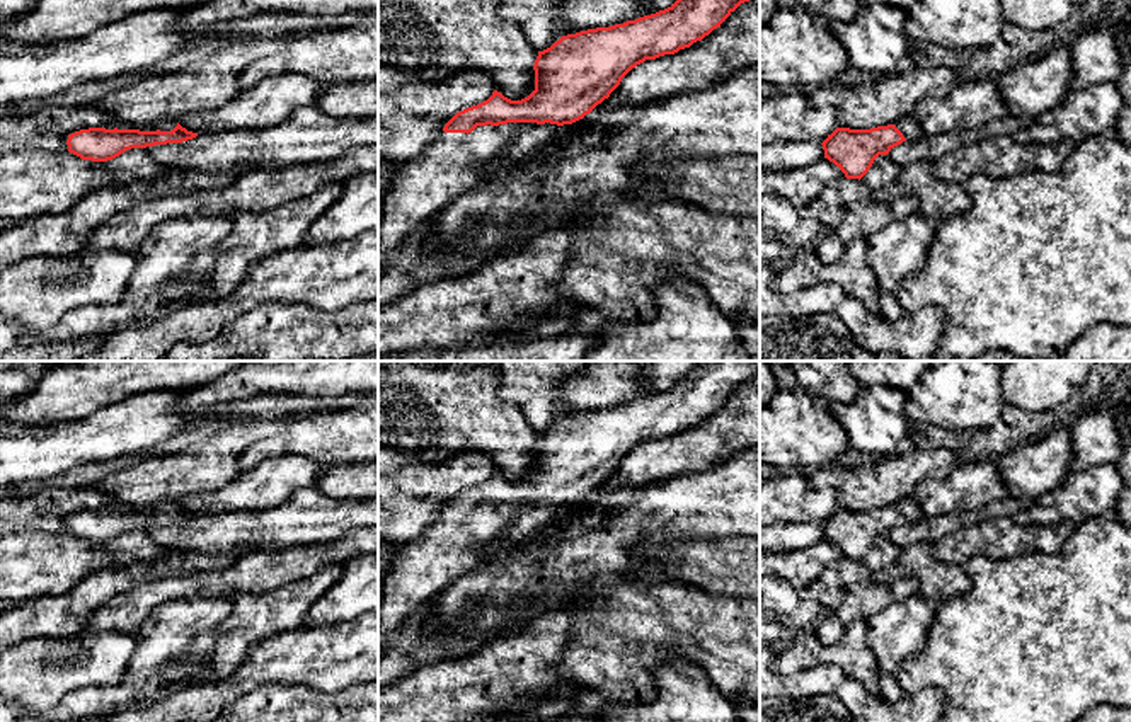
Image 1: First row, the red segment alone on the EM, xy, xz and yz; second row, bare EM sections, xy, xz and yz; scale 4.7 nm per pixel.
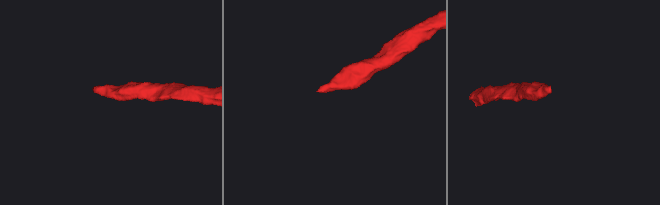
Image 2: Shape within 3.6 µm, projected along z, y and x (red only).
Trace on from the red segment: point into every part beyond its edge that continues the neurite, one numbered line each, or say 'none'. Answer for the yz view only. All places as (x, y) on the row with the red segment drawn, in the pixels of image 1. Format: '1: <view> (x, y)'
1: yz (908, 126)

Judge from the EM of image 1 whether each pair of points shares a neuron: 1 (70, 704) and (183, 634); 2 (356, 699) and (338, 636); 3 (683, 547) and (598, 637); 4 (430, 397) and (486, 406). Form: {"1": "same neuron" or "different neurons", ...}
{"1": "same neuron", "2": "different neurons", "3": "different neurons", "4": "same neuron"}

